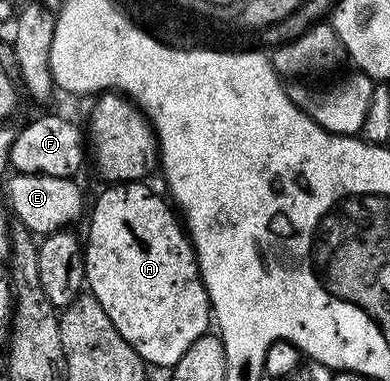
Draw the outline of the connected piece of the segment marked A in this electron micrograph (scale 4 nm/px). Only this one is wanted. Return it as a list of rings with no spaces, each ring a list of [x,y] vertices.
[[[144,181],[109,184],[97,198],[89,218],[89,235],[83,238],[85,286],[107,312],[111,324],[139,352],[166,346],[180,356],[203,337],[211,326],[209,297],[197,267],[197,256],[174,207]]]

